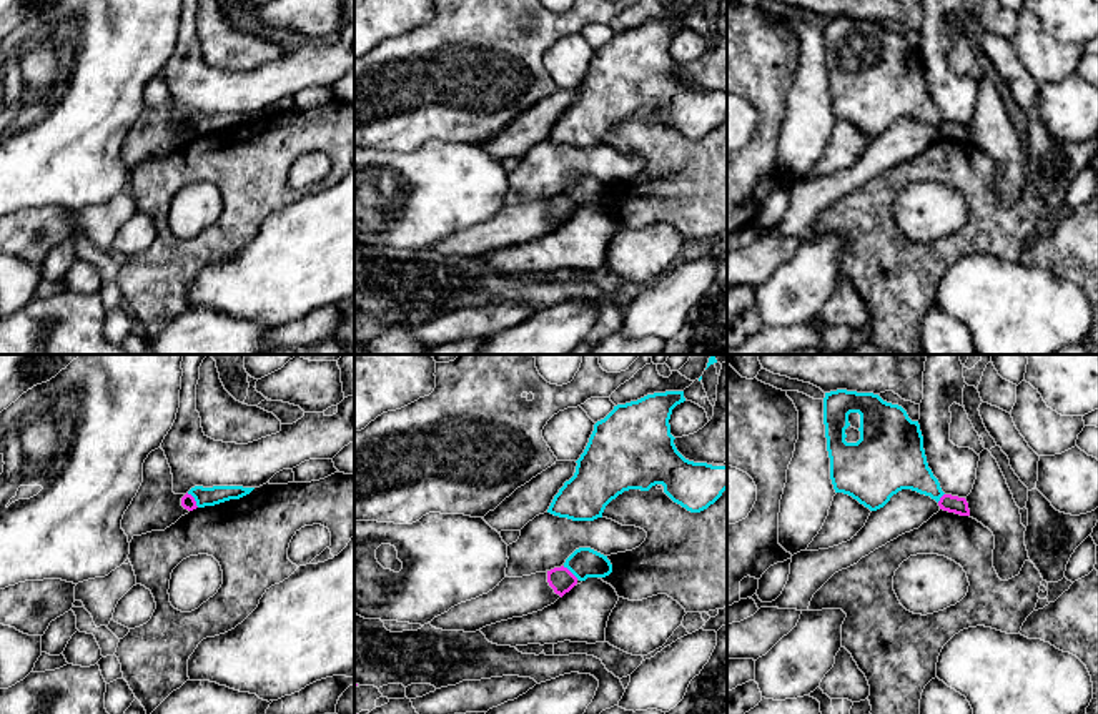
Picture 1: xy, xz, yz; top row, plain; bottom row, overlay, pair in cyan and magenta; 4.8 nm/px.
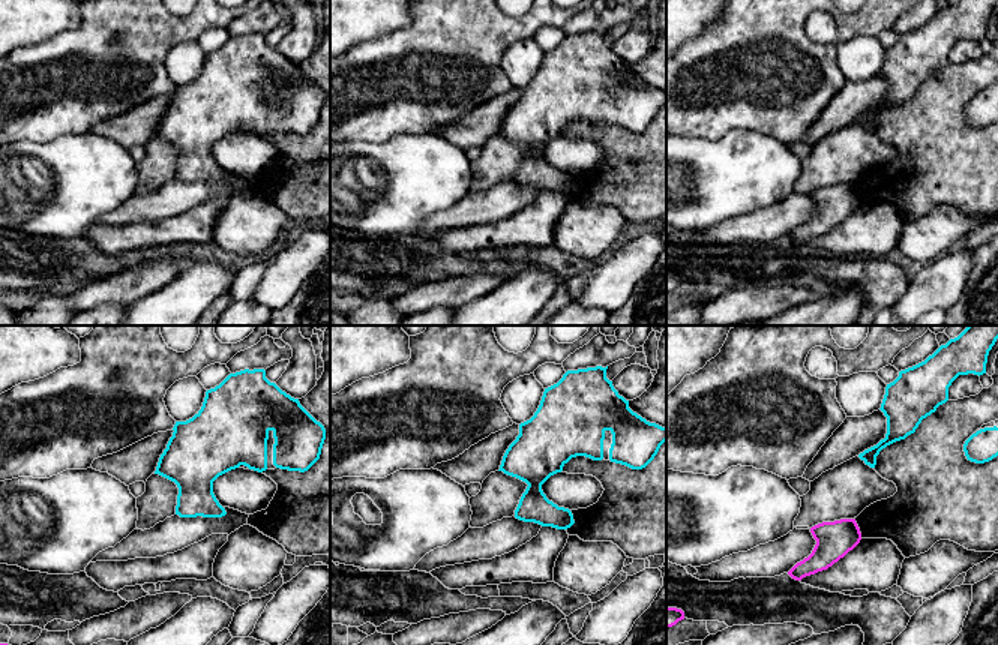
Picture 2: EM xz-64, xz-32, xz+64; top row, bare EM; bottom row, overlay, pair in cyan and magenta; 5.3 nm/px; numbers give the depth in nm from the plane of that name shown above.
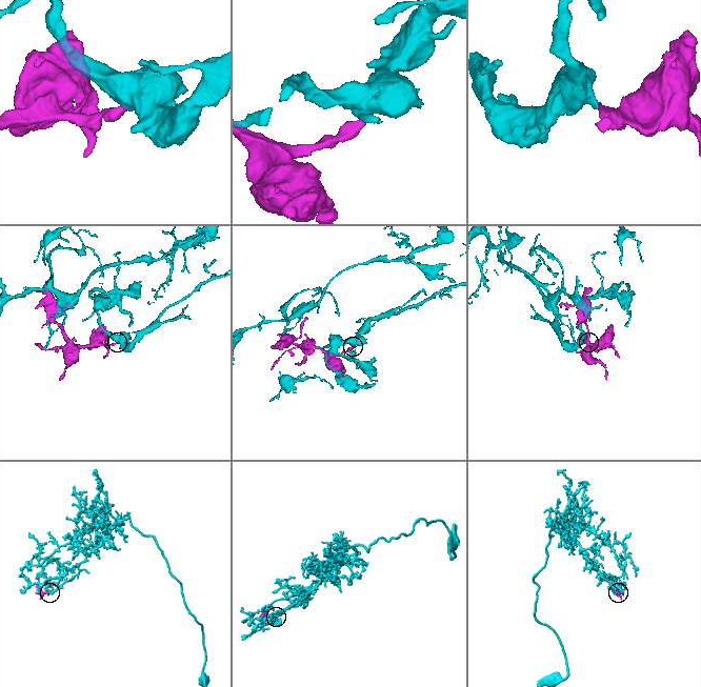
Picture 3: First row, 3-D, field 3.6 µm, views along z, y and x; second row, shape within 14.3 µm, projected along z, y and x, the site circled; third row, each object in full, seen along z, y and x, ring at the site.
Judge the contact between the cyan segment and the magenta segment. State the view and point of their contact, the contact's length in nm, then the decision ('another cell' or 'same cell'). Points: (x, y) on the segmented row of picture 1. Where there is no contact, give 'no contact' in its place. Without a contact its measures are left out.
contact xy (195, 500); length 90 nm; another cell

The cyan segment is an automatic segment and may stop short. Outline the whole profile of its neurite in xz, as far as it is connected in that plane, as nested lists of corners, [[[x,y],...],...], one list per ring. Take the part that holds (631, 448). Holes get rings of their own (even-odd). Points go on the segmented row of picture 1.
[[[665,391],[614,406],[594,424],[574,476],[547,513],[594,521],[624,491],[649,491],[655,484],[690,513],[714,504],[727,489],[727,466],[694,463],[677,451],[669,419],[684,401],[684,391]]]

